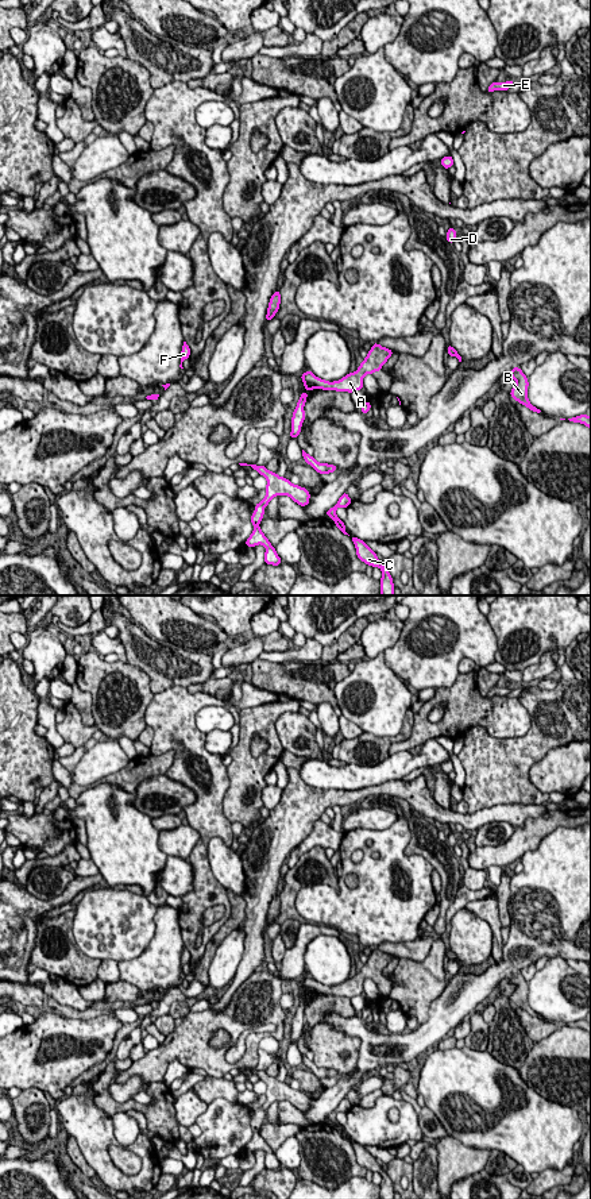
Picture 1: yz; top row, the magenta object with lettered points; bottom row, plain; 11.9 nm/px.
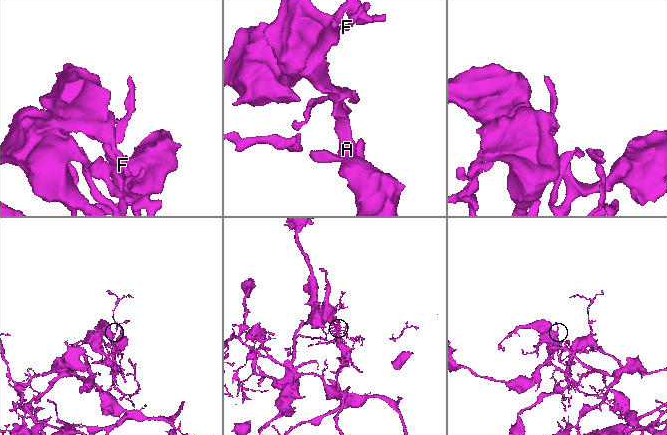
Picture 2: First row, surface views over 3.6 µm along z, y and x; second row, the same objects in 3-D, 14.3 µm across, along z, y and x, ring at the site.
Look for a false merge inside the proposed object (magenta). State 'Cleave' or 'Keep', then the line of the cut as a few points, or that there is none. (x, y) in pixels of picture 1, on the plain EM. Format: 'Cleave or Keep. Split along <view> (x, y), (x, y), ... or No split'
Cleave. Split along yz (158, 1001), (151, 1002)

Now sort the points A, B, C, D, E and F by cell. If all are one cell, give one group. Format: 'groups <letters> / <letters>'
groups A B D E F / C

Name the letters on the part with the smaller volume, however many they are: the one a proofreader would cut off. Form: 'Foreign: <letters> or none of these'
Foreign: A, B, D, E, F

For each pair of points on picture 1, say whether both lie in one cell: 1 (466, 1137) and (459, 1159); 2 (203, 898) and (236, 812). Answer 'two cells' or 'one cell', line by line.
1: two cells
2: two cells

